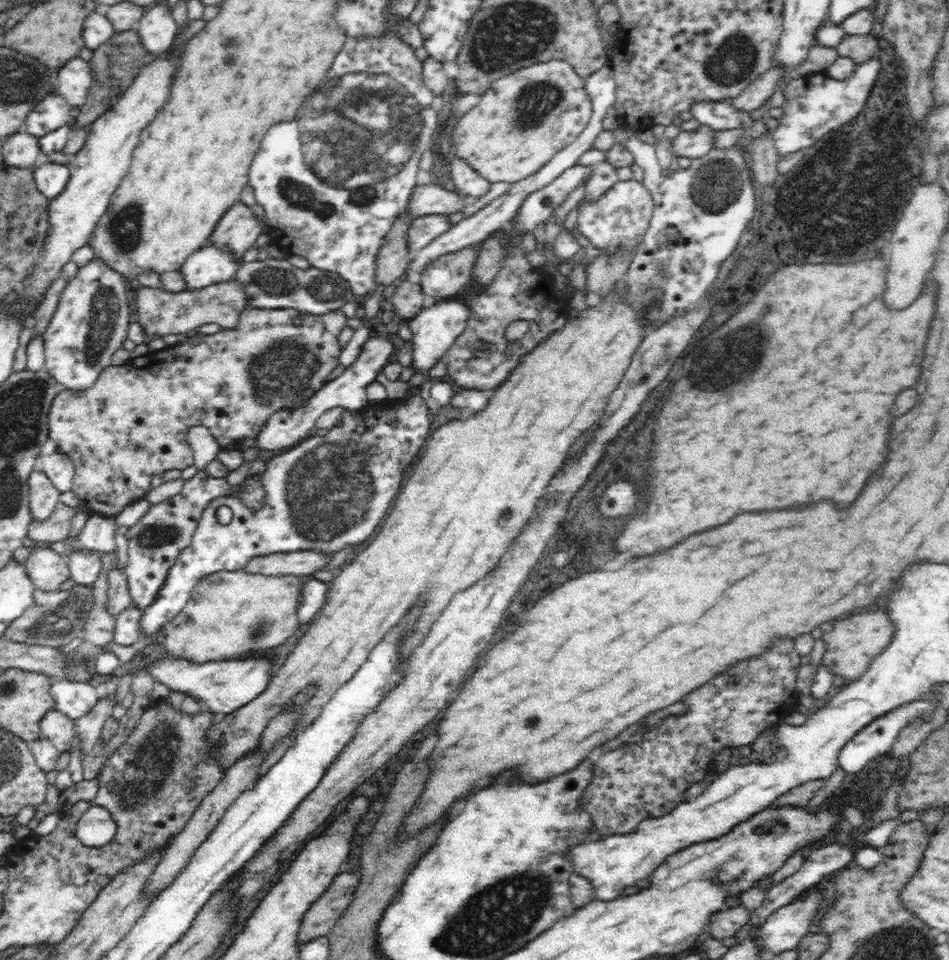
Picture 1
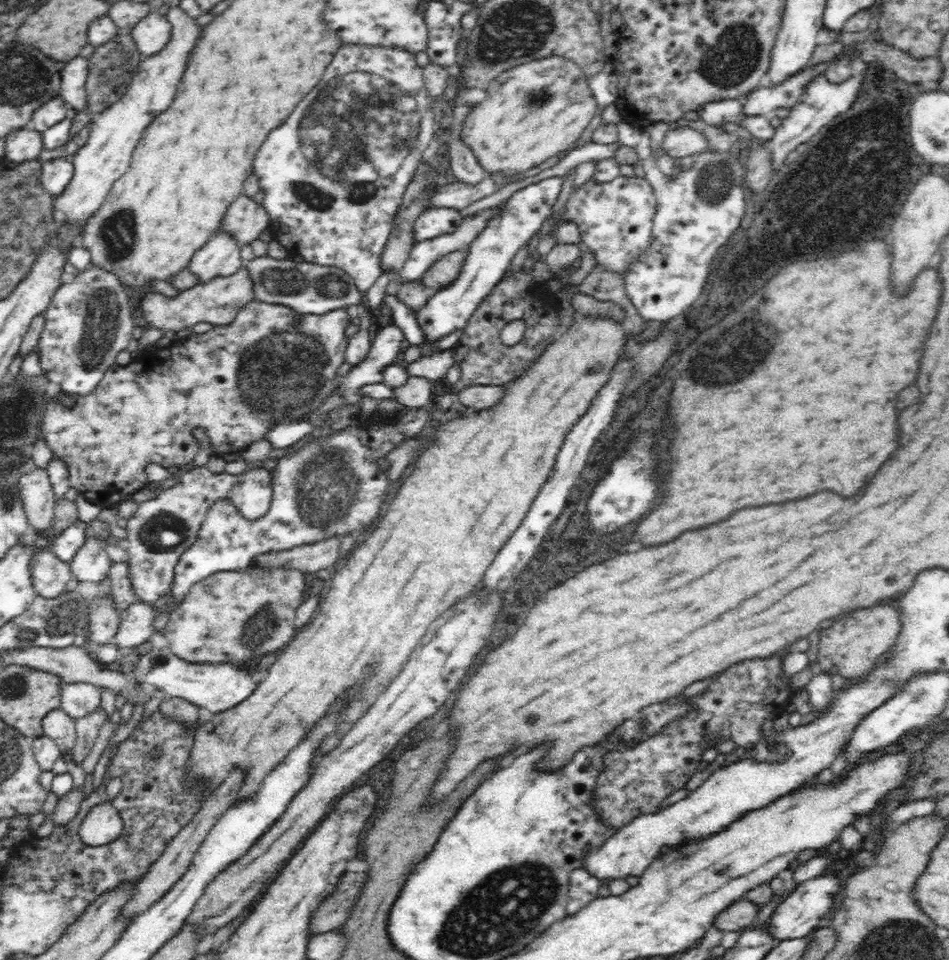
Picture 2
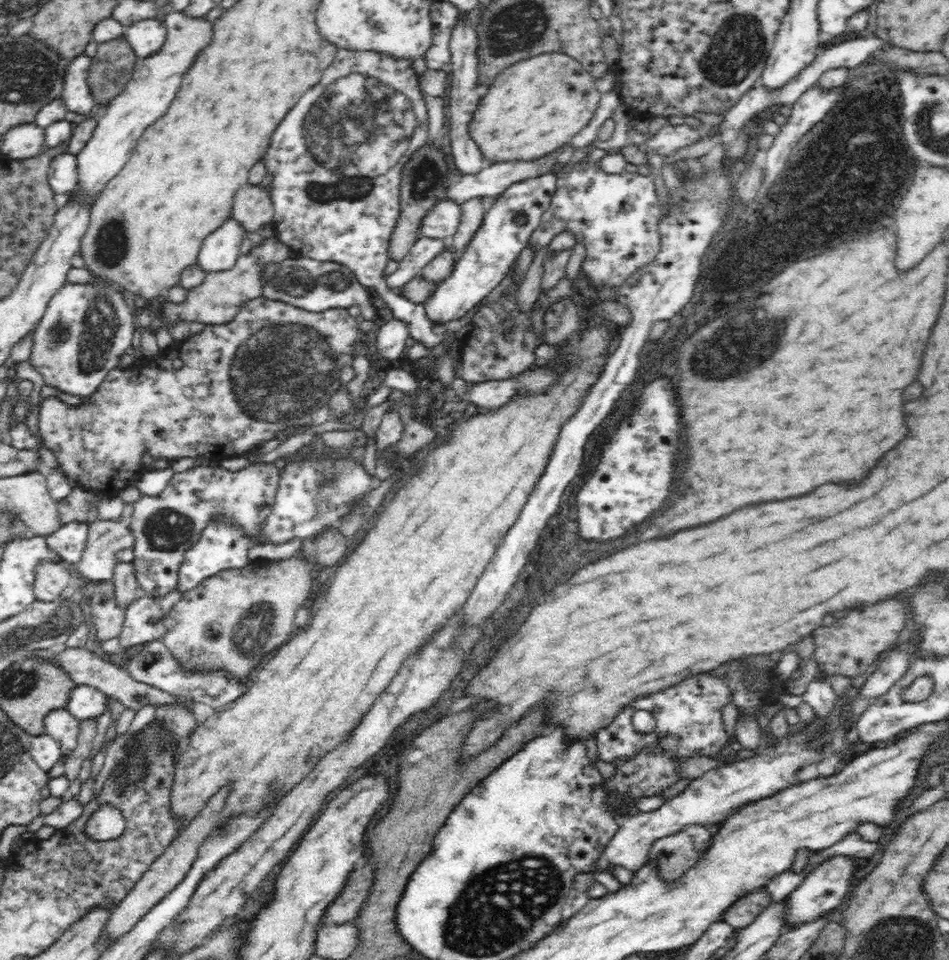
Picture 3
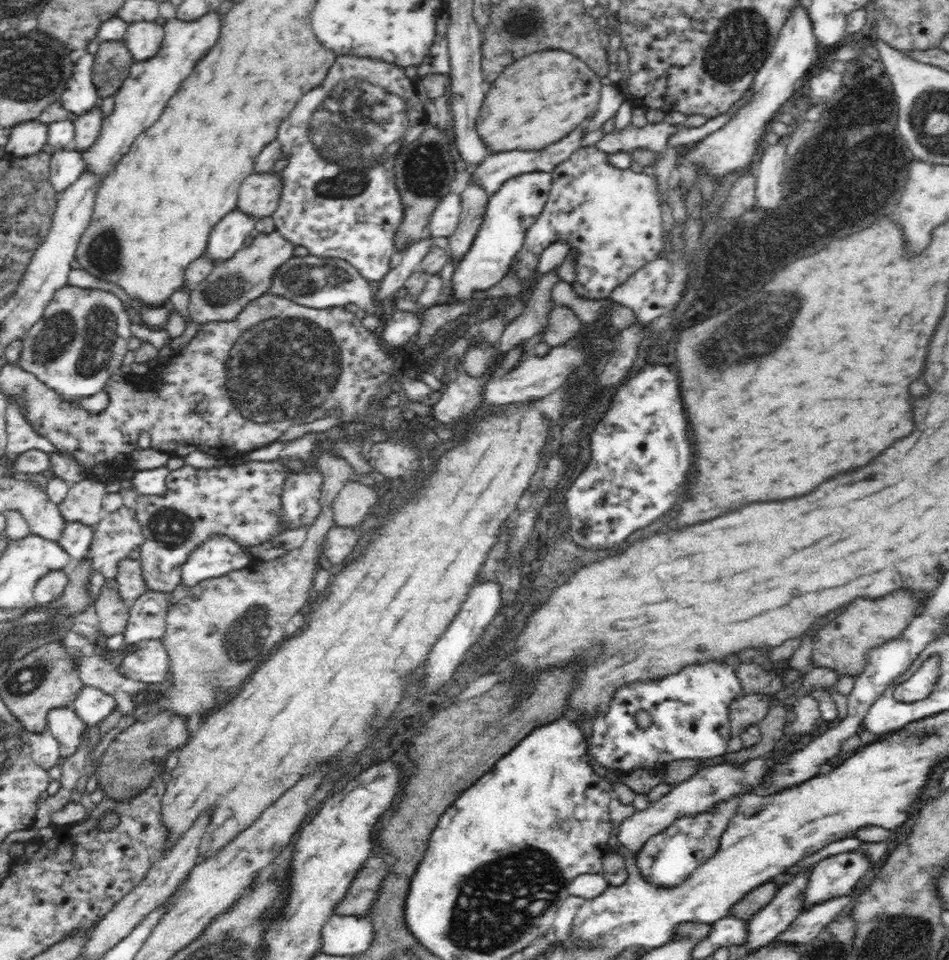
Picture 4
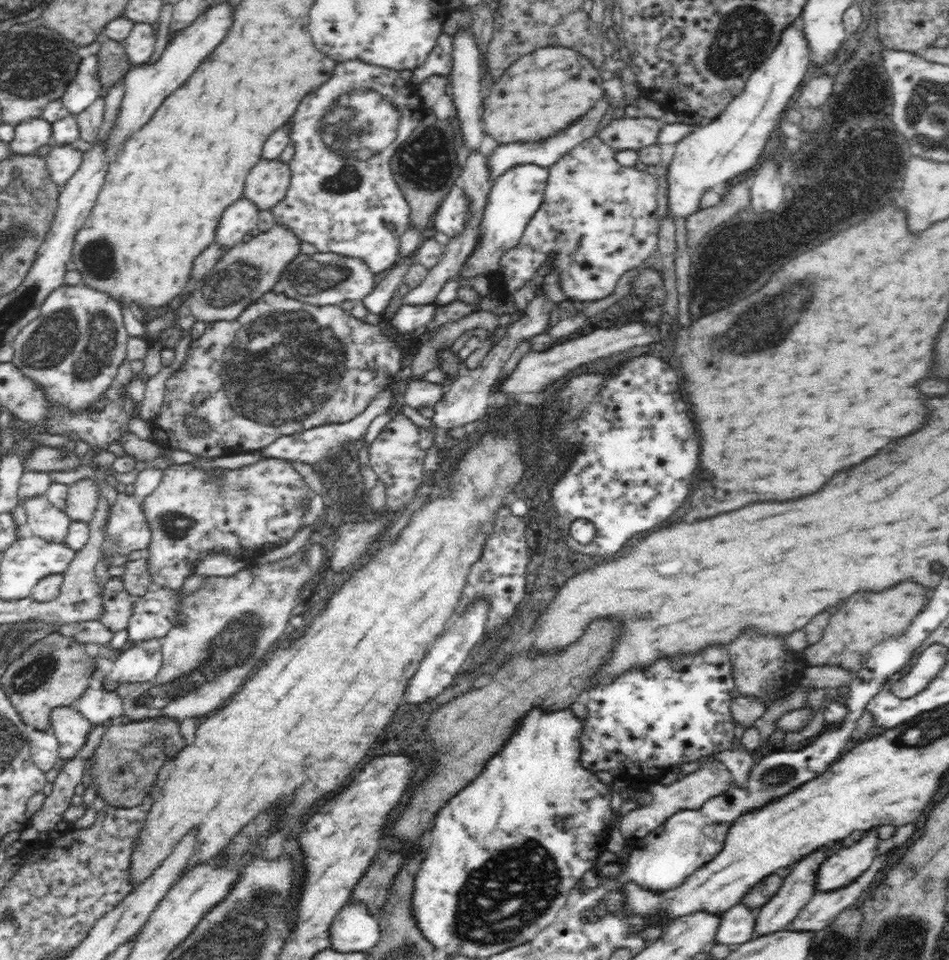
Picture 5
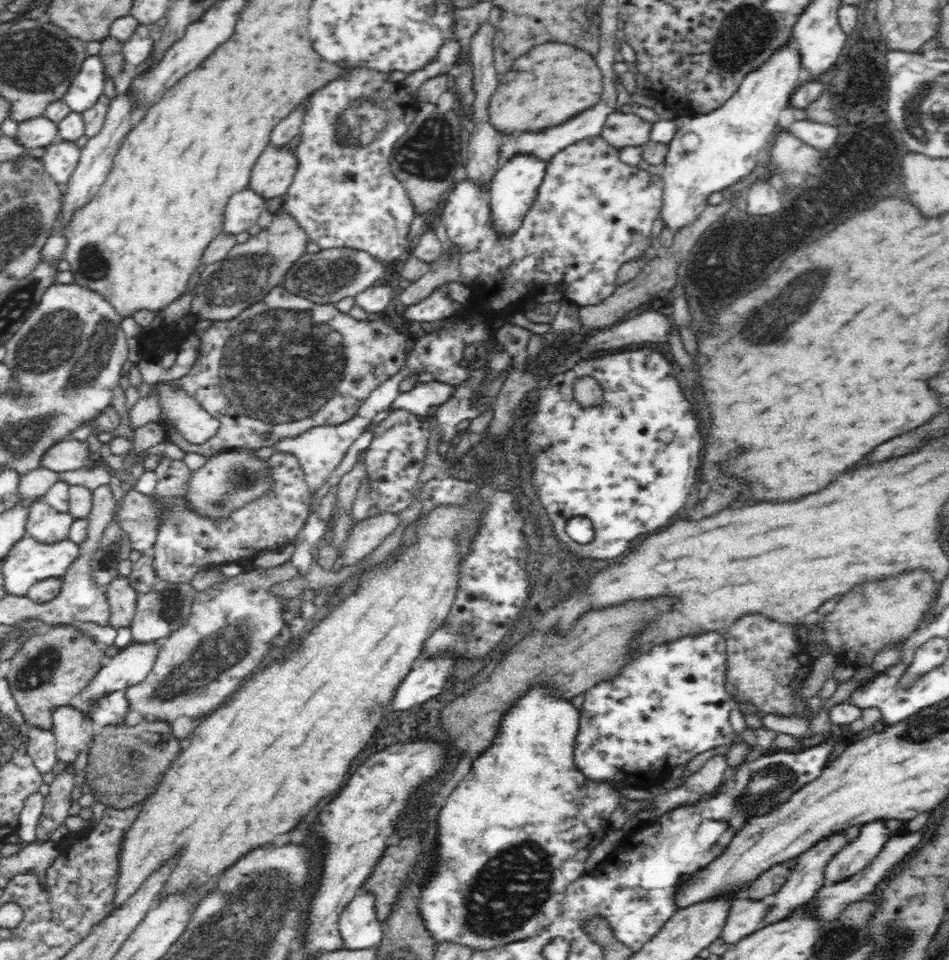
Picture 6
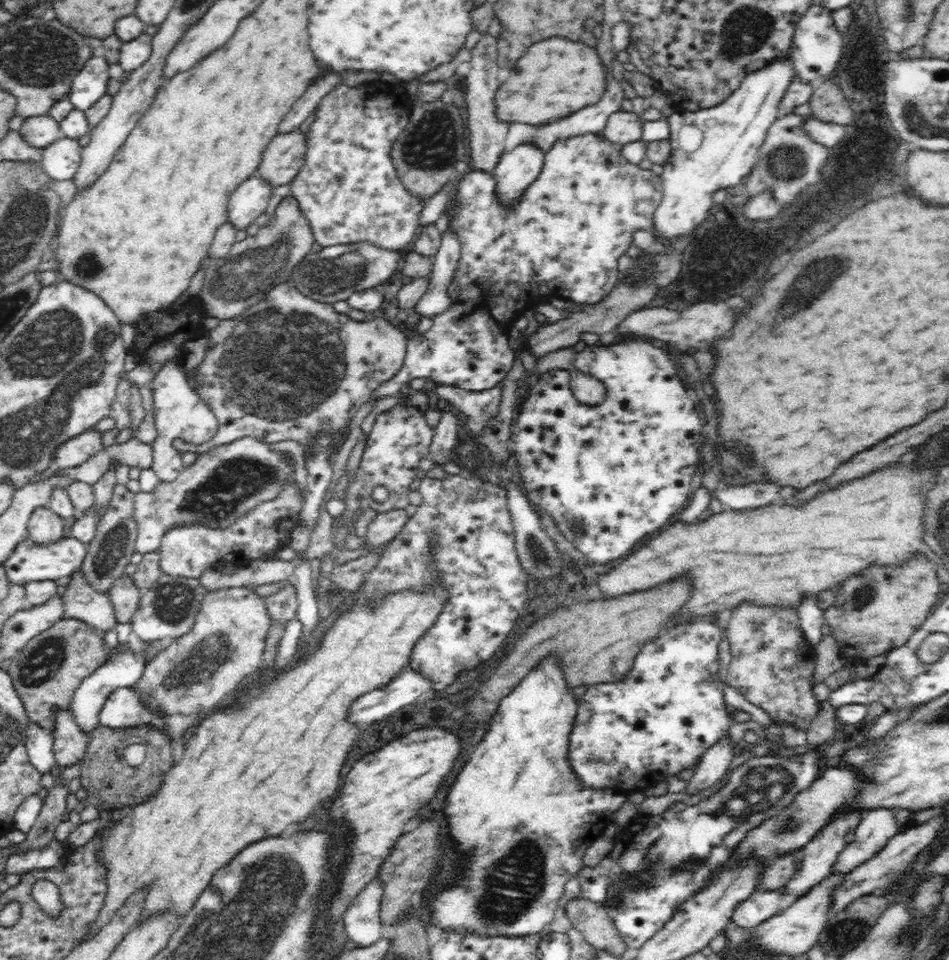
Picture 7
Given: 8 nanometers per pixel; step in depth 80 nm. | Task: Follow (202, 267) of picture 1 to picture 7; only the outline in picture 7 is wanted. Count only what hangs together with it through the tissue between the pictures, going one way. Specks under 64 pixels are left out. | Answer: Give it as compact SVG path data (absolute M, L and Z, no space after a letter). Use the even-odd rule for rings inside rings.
M256 170L230 195L228 219L236 228L246 228L254 223L258 216L266 213L268 202L272 198L272 190L272 181L262 177Z

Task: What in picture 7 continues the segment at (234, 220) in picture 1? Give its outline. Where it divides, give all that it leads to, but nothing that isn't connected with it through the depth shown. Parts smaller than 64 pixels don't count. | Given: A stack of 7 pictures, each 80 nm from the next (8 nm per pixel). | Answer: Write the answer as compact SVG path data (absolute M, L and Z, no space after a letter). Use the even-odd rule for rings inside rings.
M299 126L291 131L279 132L264 150L258 173L270 179L274 188L290 184L306 164L306 152L308 132Z

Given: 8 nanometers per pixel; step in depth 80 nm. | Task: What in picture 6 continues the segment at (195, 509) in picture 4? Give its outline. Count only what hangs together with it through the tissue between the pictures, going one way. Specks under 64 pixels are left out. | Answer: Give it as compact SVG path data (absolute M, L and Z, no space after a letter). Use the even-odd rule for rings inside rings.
M276 452L268 459L273 466L274 477L274 488L268 496L246 504L222 522L214 522L195 514L183 504L181 496L186 490L186 482L191 472L183 460L172 460L166 454L160 454L157 460L154 472L158 485L153 494L158 501L166 505L166 512L162 514L165 520L160 524L154 548L154 569L158 578L174 583L190 582L201 568L217 567L221 563L246 560L253 554L278 550L299 535L299 530L303 527L309 507L309 494L303 469L298 457L292 453Z

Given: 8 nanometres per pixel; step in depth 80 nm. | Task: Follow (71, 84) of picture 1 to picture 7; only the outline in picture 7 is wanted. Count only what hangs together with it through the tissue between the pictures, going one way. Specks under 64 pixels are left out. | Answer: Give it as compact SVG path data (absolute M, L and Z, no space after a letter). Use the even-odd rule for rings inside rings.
M93 56L74 77L66 98L75 109L87 111L100 98L106 95L108 88L110 64L106 57Z

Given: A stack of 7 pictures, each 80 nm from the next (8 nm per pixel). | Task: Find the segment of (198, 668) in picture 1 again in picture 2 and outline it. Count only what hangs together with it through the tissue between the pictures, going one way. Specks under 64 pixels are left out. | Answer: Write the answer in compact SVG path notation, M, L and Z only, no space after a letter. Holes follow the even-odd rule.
M148 645L140 649L140 660L134 666L133 676L138 683L162 690L167 697L178 697L186 702L204 707L213 713L232 708L244 700L260 682L262 668L236 670L231 664L190 664L178 658L170 647L158 650Z

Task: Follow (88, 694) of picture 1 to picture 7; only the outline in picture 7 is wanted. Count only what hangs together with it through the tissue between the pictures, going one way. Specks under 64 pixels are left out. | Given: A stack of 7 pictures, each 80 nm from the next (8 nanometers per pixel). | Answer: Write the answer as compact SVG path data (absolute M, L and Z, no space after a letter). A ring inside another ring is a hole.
M138 683L116 688L100 712L100 724L115 729L140 726L143 731L159 730L174 740L176 736L170 731L168 714L148 704L147 696L143 695L144 689L140 689Z

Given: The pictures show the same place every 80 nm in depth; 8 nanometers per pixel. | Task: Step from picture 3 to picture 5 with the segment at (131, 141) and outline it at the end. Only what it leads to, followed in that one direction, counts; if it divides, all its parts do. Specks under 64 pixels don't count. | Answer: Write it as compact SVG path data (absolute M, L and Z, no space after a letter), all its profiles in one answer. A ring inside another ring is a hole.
M222 2L210 7L202 16L199 16L186 30L179 32L166 44L160 59L152 65L132 66L130 72L123 78L124 96L121 100L120 111L114 126L108 134L108 148L111 152L123 147L123 142L134 131L139 129L152 116L152 113L163 103L172 90L176 90L184 80L206 60L212 50L226 38L228 30L234 24L236 4Z

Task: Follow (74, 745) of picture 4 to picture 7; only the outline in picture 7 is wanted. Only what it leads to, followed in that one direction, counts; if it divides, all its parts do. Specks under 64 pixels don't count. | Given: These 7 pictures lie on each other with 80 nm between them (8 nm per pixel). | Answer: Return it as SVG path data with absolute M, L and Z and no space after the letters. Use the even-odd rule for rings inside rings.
M68 709L58 712L52 733L56 766L65 769L67 766L78 764L78 760L86 752L89 737L77 727L76 721Z

